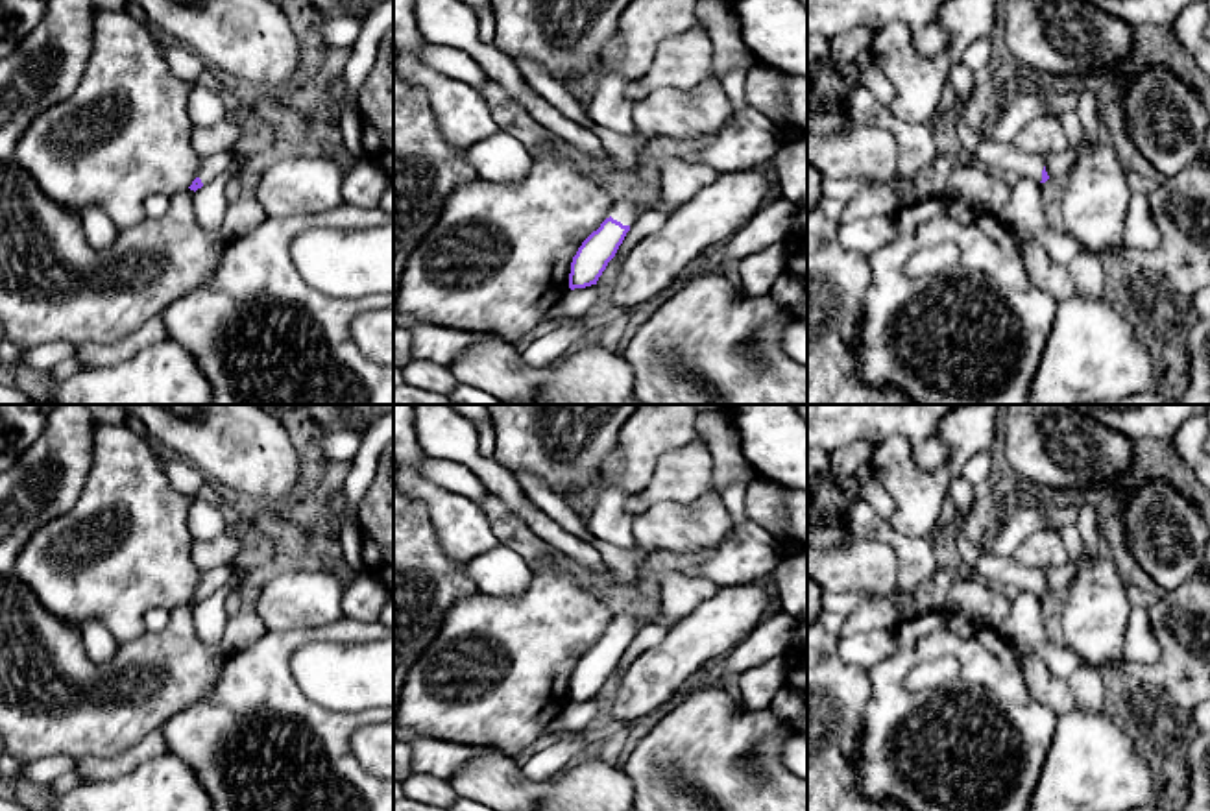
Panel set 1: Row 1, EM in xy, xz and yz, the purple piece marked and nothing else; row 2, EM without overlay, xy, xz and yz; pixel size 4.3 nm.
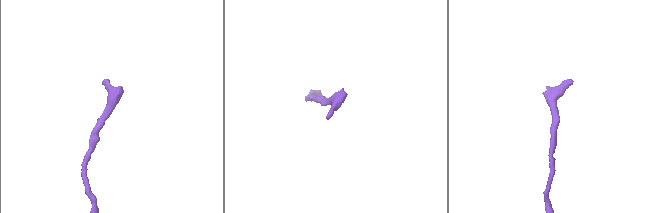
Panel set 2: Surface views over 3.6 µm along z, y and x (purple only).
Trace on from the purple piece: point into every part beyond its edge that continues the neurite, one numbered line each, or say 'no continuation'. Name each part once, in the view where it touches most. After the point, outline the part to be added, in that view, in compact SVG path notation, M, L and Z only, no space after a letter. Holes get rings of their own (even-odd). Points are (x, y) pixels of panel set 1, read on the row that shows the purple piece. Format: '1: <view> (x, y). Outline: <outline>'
1: xz (627, 209). Outline: M634 176L635 192L628 198L623 198L613 203L610 216L623 225L632 225L641 209L645 207L645 198L648 196L648 188L652 187L652 179L645 176Z

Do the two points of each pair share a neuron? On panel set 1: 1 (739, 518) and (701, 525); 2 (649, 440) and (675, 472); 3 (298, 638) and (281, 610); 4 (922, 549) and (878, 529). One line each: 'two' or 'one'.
1: two
2: two
3: two
4: one

